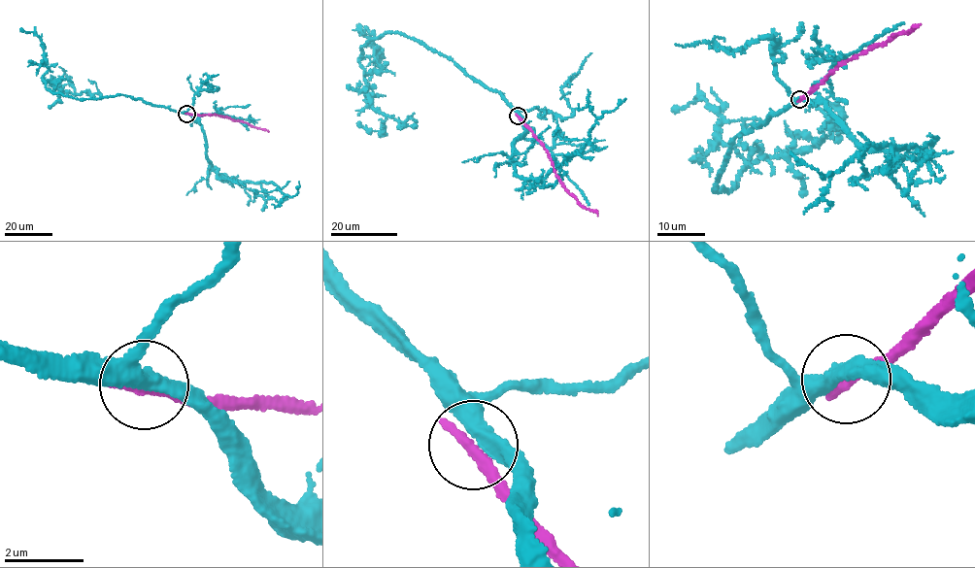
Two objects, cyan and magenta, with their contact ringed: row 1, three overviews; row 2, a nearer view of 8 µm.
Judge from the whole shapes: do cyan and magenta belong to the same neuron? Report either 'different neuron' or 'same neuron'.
different neuron

